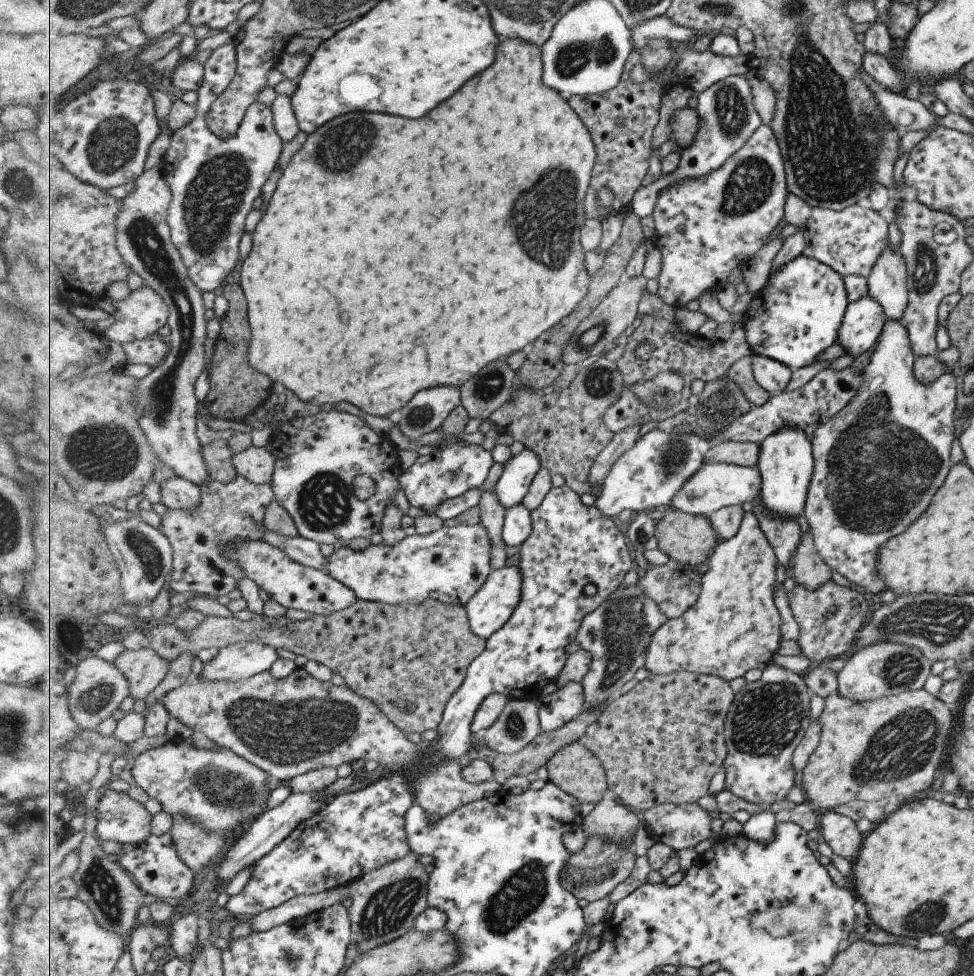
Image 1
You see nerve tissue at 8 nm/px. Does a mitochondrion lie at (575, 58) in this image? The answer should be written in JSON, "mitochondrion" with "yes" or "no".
{"mitochondrion":"yes"}

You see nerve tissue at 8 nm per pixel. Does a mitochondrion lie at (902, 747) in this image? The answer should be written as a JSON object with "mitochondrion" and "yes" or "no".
{"mitochondrion":"yes"}

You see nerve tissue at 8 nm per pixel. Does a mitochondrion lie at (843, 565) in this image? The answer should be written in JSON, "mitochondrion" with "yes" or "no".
{"mitochondrion":"no"}

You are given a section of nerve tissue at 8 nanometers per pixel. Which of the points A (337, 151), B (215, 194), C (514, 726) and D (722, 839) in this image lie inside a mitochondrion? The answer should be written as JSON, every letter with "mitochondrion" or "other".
{"A":"mitochondrion","B":"mitochondrion","C":"mitochondrion","D":"other"}

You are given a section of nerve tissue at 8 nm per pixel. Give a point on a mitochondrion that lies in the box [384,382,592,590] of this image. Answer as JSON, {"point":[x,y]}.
{"point":[420,417]}

